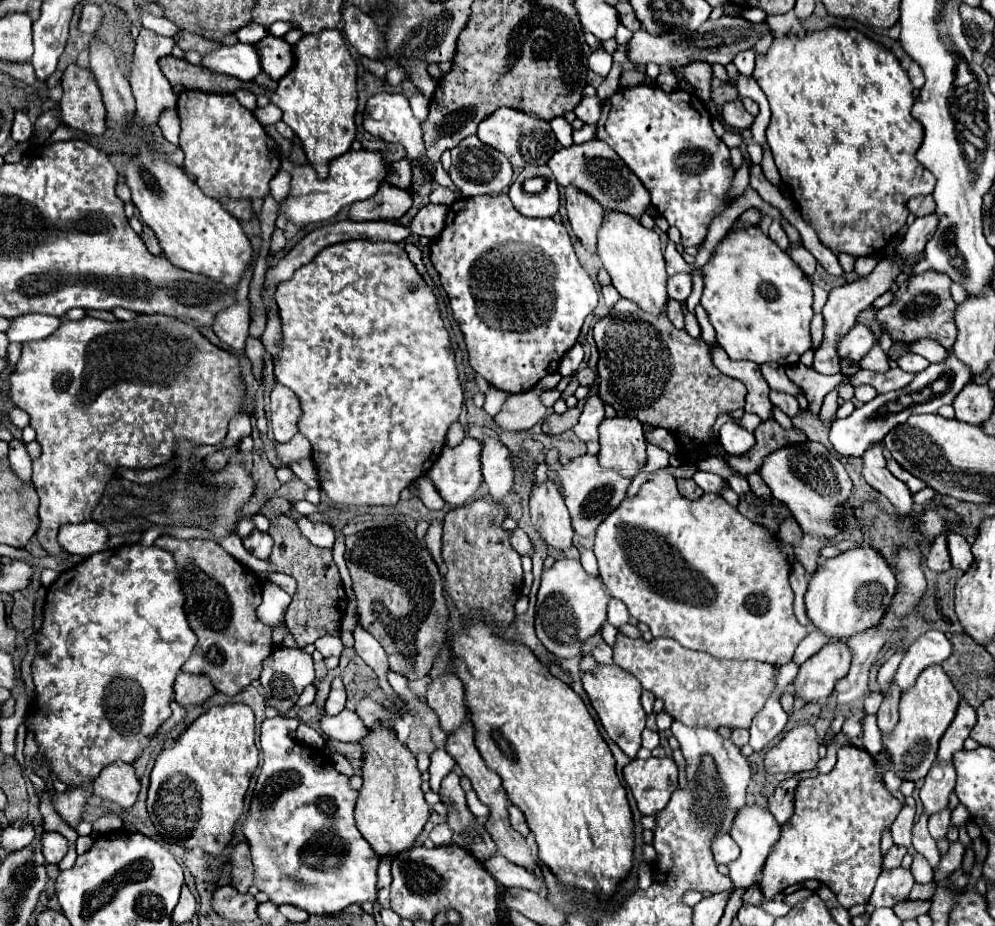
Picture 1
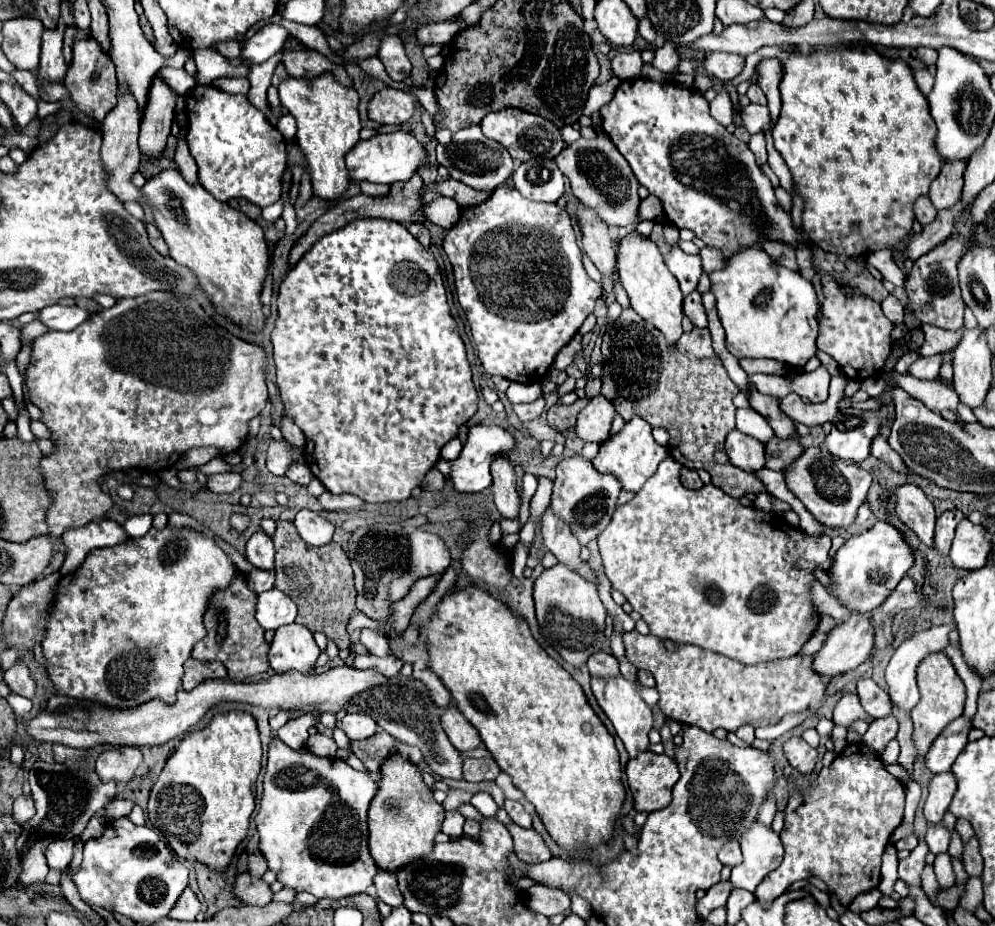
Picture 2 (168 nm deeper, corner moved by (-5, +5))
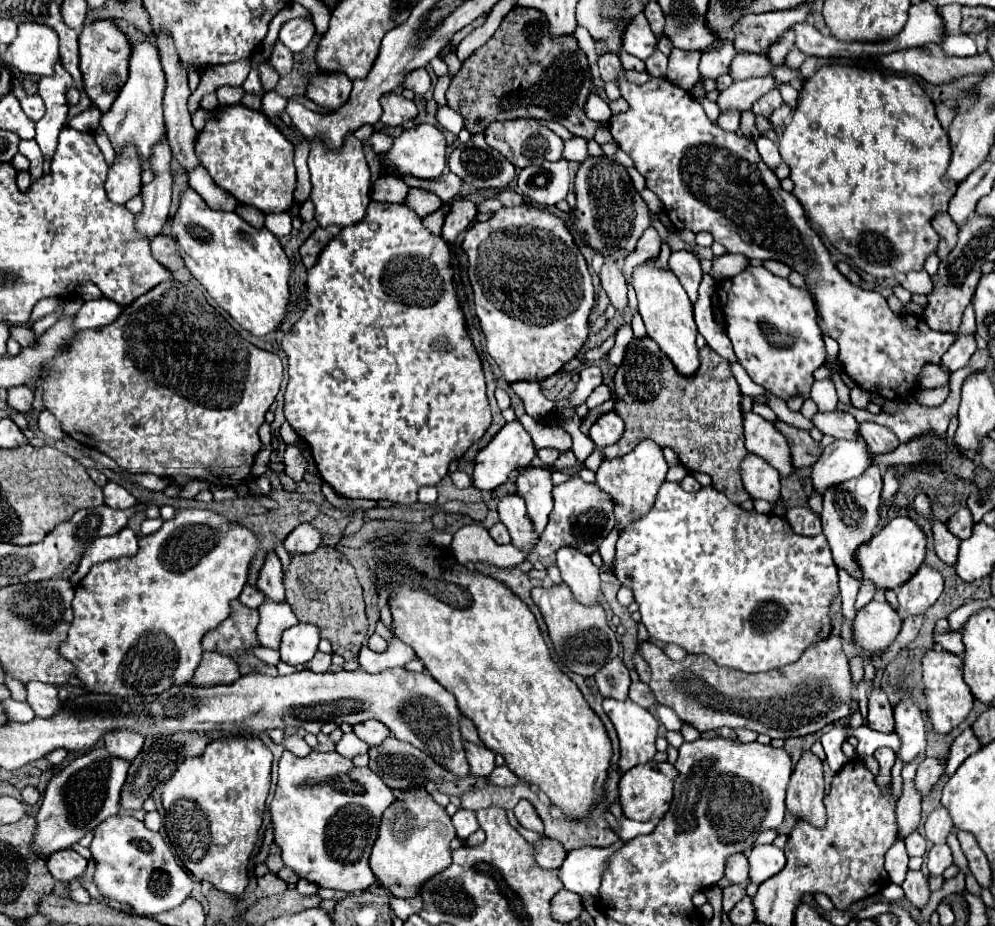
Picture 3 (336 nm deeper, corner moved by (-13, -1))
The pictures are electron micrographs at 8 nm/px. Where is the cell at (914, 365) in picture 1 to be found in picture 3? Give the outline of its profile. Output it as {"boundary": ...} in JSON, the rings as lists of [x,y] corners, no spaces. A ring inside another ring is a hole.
{"boundary":[[[972,304],[966,308],[966,312],[964,312],[964,320],[962,320],[962,324],[960,324],[960,330],[954,334],[956,336],[956,340],[960,338],[960,336],[968,336],[968,334],[974,334],[974,330],[976,330],[976,322],[974,322],[974,310],[972,310]]]}

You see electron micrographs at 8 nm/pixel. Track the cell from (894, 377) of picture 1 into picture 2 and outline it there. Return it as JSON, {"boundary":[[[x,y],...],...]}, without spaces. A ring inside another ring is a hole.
{"boundary":[[[934,354],[934,356],[918,358],[918,360],[910,366],[910,374],[912,374],[914,378],[934,380],[934,378],[938,378],[938,372],[940,372],[942,362],[944,362],[944,354]]]}

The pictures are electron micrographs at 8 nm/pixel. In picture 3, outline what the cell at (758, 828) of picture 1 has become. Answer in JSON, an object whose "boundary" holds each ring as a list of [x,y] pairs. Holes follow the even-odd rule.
{"boundary":[[[774,844],[754,846],[748,854],[748,862],[750,862],[750,882],[752,884],[766,882],[768,878],[776,876],[786,866],[784,852]]]}

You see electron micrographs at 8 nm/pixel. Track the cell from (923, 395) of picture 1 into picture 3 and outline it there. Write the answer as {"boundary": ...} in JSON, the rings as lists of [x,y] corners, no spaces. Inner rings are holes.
{"boundary":[[[856,436],[854,440],[834,440],[824,448],[822,456],[814,464],[812,482],[814,490],[824,492],[826,488],[858,478],[872,464],[872,454],[866,440]]]}

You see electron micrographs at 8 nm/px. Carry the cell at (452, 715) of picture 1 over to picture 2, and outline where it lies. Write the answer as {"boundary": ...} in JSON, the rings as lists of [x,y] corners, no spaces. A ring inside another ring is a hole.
{"boundary":[[[450,704],[446,710],[442,710],[442,716],[440,716],[440,722],[442,722],[442,730],[446,732],[446,736],[450,738],[452,746],[460,752],[468,752],[468,750],[474,750],[480,746],[480,736],[478,736],[478,730],[460,714],[460,710]]]}

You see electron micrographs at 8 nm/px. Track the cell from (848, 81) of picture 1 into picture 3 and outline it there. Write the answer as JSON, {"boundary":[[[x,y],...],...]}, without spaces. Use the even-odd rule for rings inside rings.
{"boundary":[[[826,64],[826,66],[822,66],[814,76],[804,80],[804,88],[798,96],[796,112],[792,116],[792,122],[784,128],[784,132],[780,136],[778,150],[782,154],[782,160],[790,166],[790,180],[794,182],[794,196],[798,198],[802,208],[806,210],[806,216],[810,218],[810,222],[818,224],[822,234],[832,242],[832,246],[836,250],[850,256],[850,260],[856,268],[860,268],[860,270],[864,270],[876,278],[892,278],[896,274],[908,274],[910,270],[922,270],[924,260],[932,252],[936,252],[938,234],[930,226],[930,220],[936,212],[948,210],[948,202],[956,190],[950,188],[950,184],[942,182],[942,176],[950,164],[948,134],[940,126],[936,112],[934,112],[934,104],[926,96],[926,92],[920,88],[916,78],[898,76],[898,74],[882,74],[874,68],[858,68],[858,66],[848,66],[848,64]]]}

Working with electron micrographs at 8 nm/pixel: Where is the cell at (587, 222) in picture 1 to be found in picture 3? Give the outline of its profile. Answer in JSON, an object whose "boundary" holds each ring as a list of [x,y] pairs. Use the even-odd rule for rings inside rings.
{"boundary":[[[606,256],[606,260],[604,260],[604,266],[600,270],[600,284],[606,290],[610,302],[614,304],[616,310],[628,308],[628,298],[626,298],[628,286],[624,282],[620,264],[612,256]]]}

